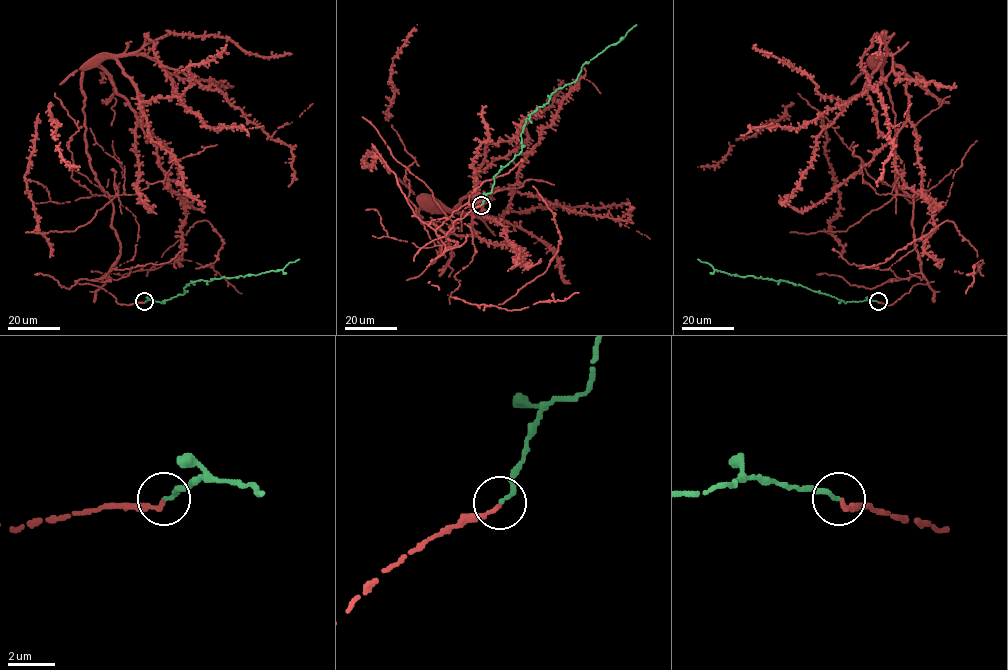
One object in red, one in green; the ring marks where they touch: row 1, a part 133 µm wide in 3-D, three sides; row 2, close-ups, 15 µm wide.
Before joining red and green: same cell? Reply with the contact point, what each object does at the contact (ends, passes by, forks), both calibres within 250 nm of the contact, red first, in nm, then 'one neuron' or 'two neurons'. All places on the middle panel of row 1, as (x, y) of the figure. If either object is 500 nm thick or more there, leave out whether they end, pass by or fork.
(481, 205) | red ends | green ends | 200/190 nm | one neuron

